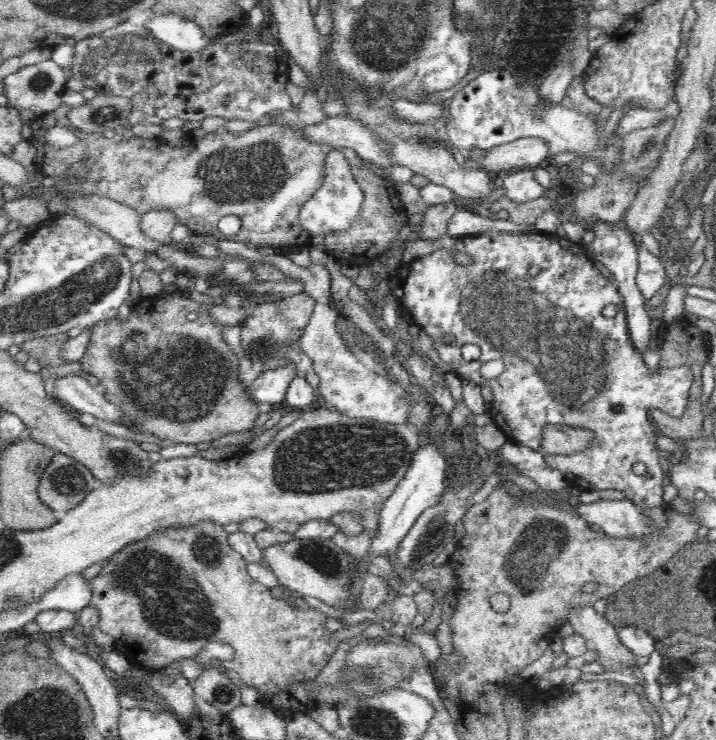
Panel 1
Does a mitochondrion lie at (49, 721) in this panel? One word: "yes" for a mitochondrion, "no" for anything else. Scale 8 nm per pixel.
yes

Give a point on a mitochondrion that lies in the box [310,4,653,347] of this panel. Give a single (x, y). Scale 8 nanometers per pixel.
(382, 32)

